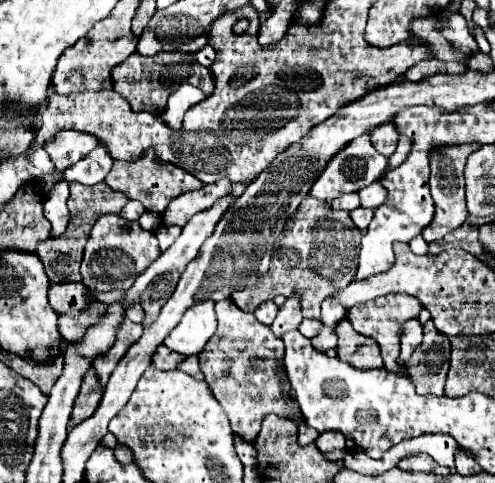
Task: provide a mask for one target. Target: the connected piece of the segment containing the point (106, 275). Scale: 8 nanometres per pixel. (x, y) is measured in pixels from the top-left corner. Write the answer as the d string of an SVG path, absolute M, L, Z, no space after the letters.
M101 215L93 225L85 245L85 257L81 263L83 283L101 293L113 289L129 289L131 281L135 281L135 277L143 273L143 269L147 269L147 265L151 265L159 253L161 249L155 233L145 231L139 221L127 221L121 215Z

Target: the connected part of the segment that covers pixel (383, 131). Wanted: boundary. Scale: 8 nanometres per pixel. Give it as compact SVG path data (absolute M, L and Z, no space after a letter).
M381 125L371 133L373 147L385 157L393 155L393 151L397 147L397 141L399 141L399 133L397 133L397 129L393 125Z

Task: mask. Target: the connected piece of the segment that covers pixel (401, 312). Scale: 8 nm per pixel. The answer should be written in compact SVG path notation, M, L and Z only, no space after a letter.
M395 293L395 295L387 295L387 297L379 297L375 299L373 303L369 305L359 305L359 307L351 307L347 311L347 319L351 321L353 329L357 329L357 333L361 335L367 335L367 337L373 337L379 347L381 347L381 355L383 355L383 361L385 361L385 369L397 373L401 371L399 365L397 365L397 359L399 359L399 337L401 337L401 327L407 319L413 319L417 317L421 311L421 305L415 297L407 295L407 293Z

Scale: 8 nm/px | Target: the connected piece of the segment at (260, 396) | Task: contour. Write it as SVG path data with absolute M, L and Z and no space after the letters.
M219 301L215 305L219 327L199 353L199 365L211 387L215 399L229 415L235 435L245 443L255 443L261 431L261 423L267 413L287 415L287 397L283 397L283 385L279 381L279 365L283 365L283 341L271 333L271 329L255 319L253 313L241 311L231 301Z

